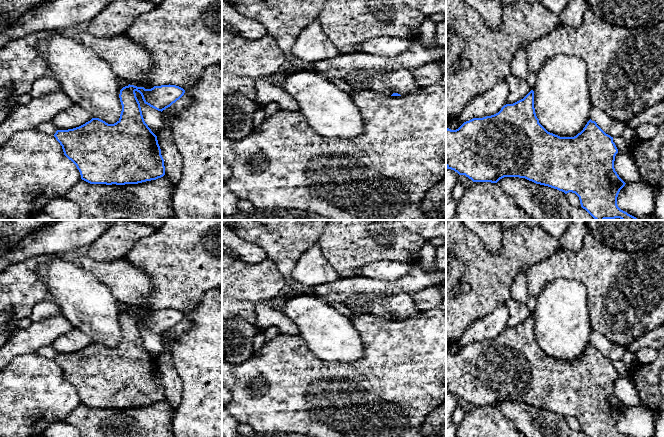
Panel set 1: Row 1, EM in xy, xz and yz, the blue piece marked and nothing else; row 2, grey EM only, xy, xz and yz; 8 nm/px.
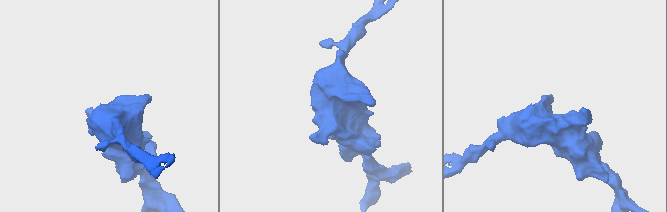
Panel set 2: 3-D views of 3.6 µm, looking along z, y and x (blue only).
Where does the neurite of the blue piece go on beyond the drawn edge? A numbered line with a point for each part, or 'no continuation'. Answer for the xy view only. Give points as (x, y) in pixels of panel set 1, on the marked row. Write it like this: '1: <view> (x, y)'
no continuation

